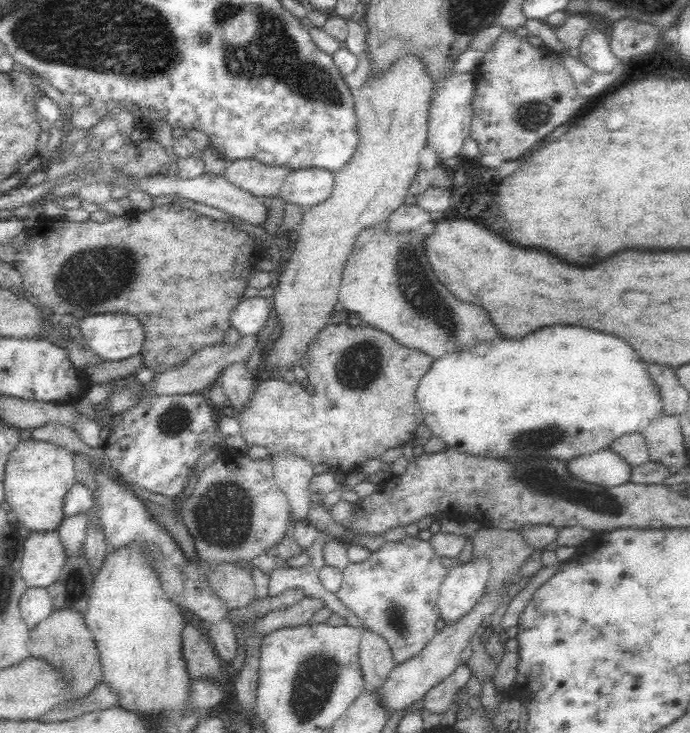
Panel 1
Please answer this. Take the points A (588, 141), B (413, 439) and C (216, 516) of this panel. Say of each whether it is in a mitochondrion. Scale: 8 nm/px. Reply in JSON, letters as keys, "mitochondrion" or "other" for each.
{"A":"other","B":"other","C":"mitochondrion"}

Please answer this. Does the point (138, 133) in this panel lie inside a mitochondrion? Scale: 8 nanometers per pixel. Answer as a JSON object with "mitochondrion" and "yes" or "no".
{"mitochondrion":"no"}

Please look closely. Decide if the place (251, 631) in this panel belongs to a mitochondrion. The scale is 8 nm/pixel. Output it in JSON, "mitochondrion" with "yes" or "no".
{"mitochondrion":"no"}

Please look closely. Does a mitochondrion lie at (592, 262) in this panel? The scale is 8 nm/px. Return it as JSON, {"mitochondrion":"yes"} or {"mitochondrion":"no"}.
{"mitochondrion":"no"}

